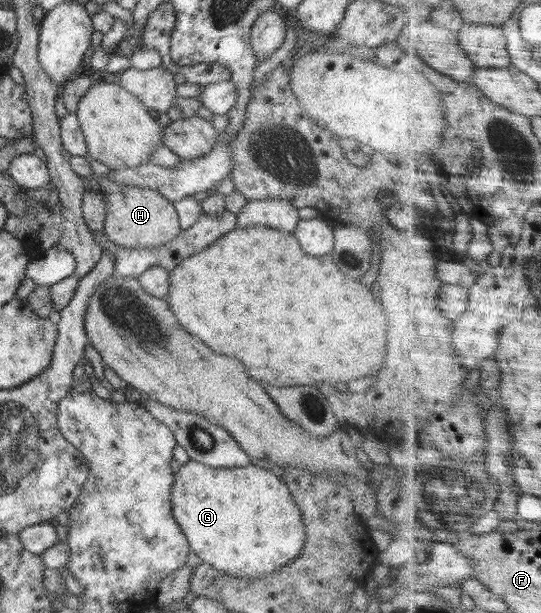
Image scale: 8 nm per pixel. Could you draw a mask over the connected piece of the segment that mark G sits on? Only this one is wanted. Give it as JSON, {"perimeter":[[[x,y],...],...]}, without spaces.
{"perimeter":[[[188,460],[173,474],[171,508],[174,519],[202,563],[237,578],[259,578],[300,555],[304,522],[288,486],[273,472],[253,464],[246,467],[212,467]]]}

